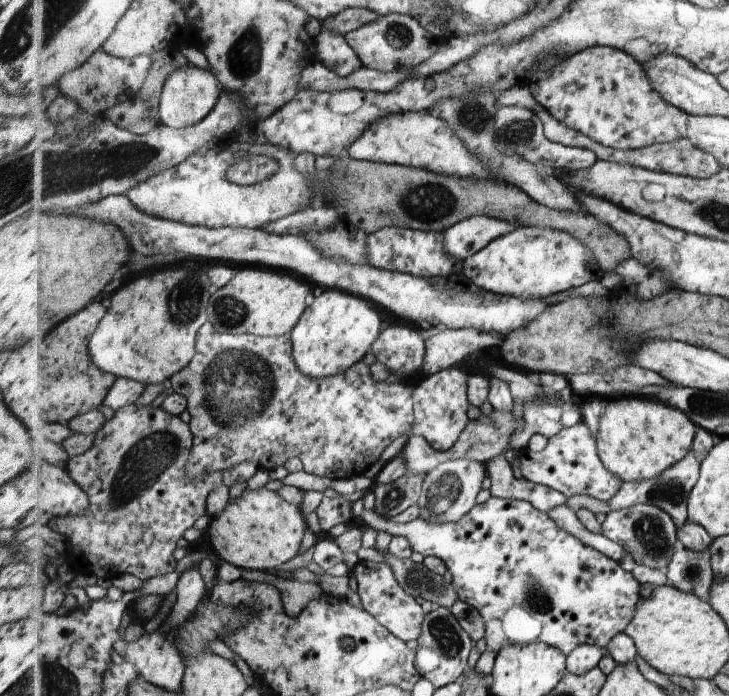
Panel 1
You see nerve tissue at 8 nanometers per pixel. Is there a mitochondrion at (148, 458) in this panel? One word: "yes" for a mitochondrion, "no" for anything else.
yes

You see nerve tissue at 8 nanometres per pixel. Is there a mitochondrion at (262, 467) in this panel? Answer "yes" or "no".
no

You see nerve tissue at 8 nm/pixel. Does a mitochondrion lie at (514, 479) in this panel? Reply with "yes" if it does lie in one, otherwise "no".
no

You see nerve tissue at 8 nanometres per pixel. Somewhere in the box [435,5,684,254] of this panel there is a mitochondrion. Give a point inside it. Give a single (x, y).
(473, 117)

